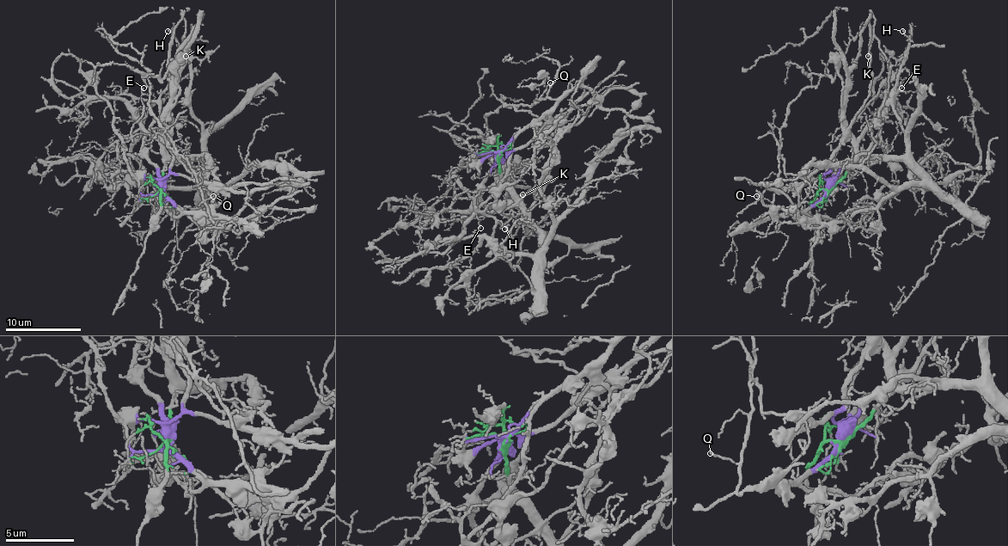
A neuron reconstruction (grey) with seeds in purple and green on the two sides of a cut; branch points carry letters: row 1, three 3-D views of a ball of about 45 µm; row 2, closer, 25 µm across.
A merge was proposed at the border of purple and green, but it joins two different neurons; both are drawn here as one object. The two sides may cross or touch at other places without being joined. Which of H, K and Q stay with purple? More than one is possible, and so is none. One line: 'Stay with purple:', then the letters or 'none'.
Stay with purple: H, K, Q

